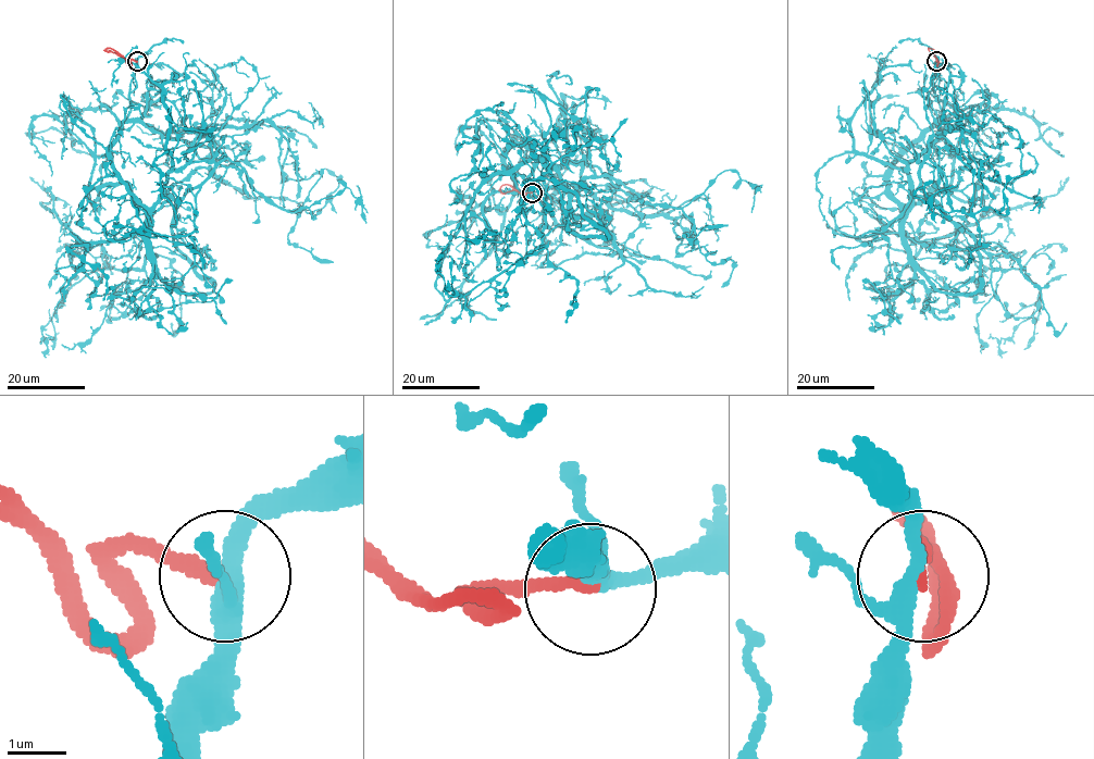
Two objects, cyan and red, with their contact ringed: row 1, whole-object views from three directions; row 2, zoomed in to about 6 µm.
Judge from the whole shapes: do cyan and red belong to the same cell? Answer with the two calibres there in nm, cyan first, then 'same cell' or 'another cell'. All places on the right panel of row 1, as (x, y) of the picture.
calibres 280 and 220 nm; another cell

